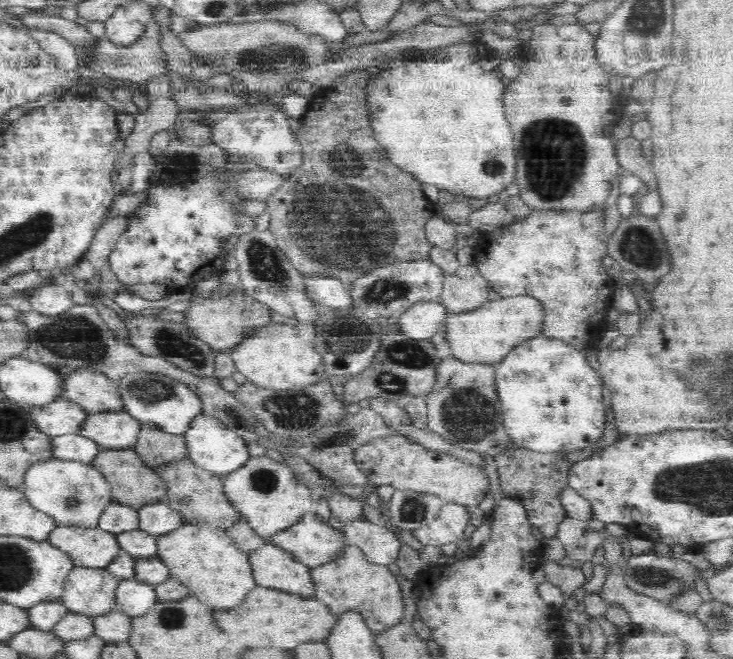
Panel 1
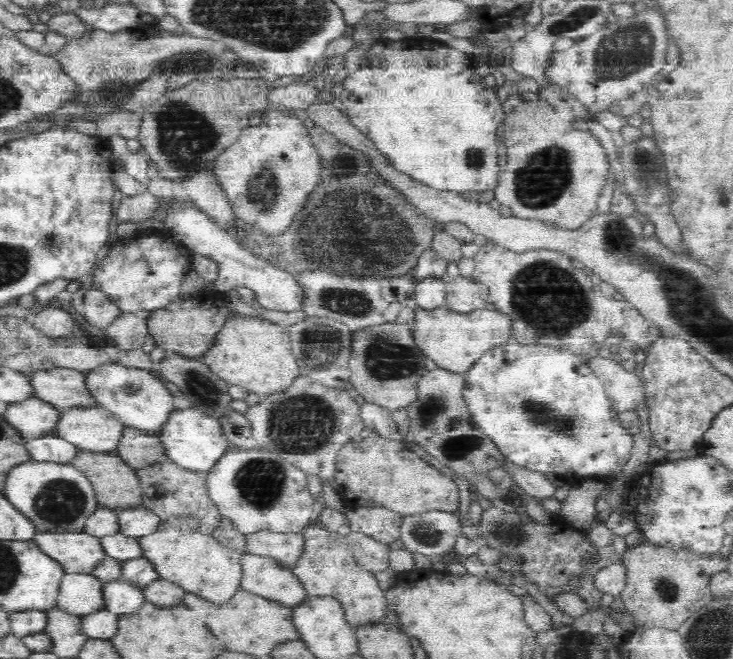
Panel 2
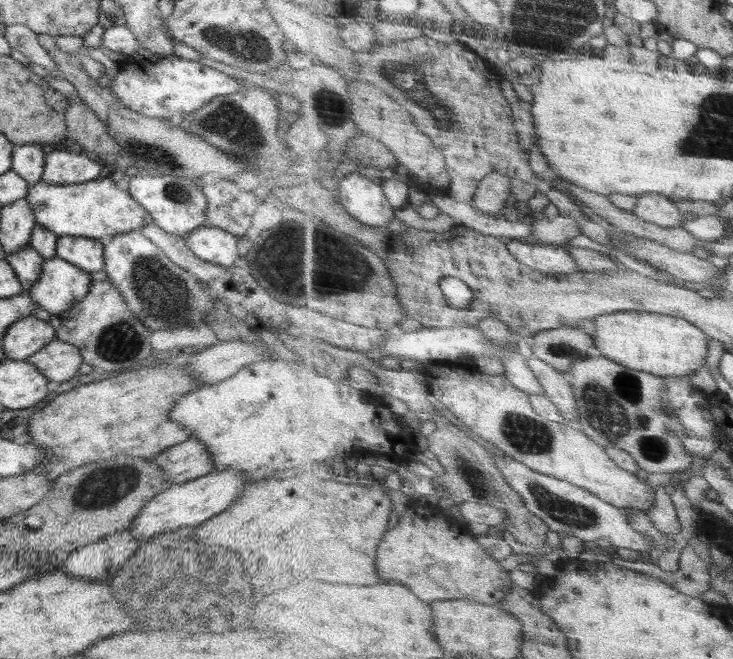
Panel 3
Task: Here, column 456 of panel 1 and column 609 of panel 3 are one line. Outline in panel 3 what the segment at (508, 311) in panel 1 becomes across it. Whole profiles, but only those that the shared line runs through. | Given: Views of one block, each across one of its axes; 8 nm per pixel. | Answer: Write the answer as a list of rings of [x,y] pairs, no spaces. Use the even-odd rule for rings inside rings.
[[[642,311],[599,315],[592,335],[601,356],[662,377],[688,377],[706,366],[708,360],[710,336],[693,321],[682,317]]]

